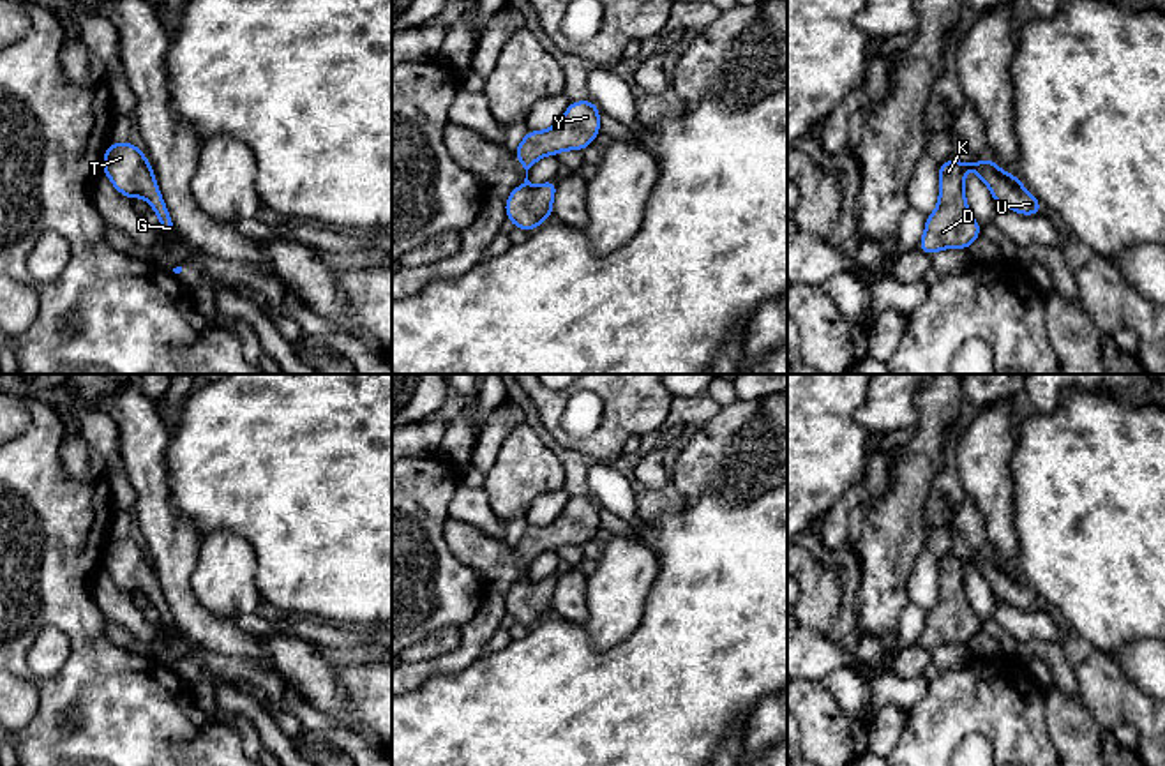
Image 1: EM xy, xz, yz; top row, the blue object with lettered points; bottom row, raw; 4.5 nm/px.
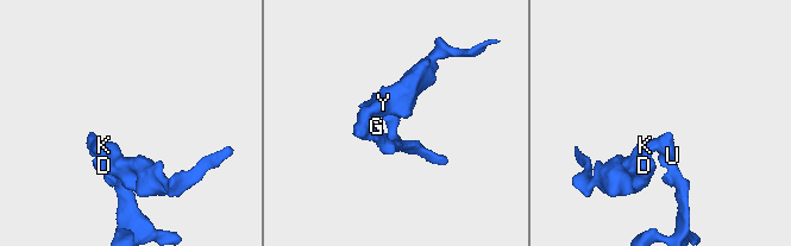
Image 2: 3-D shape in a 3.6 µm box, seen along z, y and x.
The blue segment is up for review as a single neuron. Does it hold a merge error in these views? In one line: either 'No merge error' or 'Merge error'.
No merge error

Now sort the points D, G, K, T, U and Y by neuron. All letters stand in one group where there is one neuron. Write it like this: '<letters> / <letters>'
D G K T U Y

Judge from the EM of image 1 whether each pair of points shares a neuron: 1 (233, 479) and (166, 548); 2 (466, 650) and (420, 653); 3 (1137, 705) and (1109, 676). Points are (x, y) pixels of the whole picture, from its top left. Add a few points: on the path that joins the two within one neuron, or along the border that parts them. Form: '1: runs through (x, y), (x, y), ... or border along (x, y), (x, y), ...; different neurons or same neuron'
1: border along (168, 486), (173, 509), (202, 535); different neurons
2: border along (461, 629), (461, 639), (450, 650), (410, 662); different neurons
3: runs through (1130, 698), (1116, 683); same neuron

